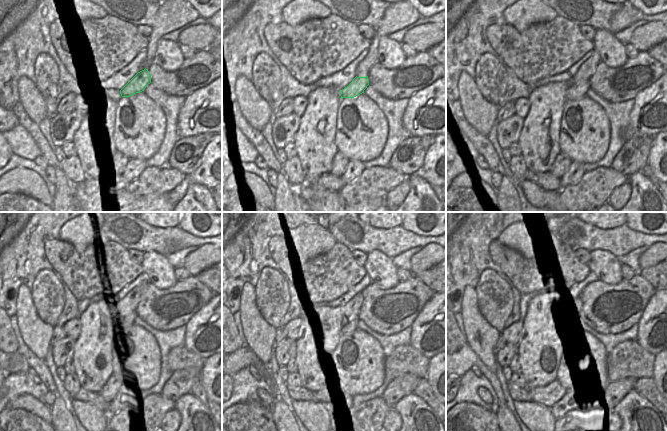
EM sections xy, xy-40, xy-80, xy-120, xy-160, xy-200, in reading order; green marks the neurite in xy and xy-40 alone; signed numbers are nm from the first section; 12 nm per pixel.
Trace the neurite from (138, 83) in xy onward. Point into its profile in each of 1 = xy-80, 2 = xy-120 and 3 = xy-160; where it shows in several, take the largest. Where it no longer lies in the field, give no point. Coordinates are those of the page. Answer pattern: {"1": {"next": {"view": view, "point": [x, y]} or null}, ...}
{"1": {"next": {"view": "xy-80", "point": [575, 92]}}, "2": {"next": {"view": "xy-120", "point": [127, 320]}}, "3": {"next": {"view": "xy-160", "point": [348, 327]}}}

